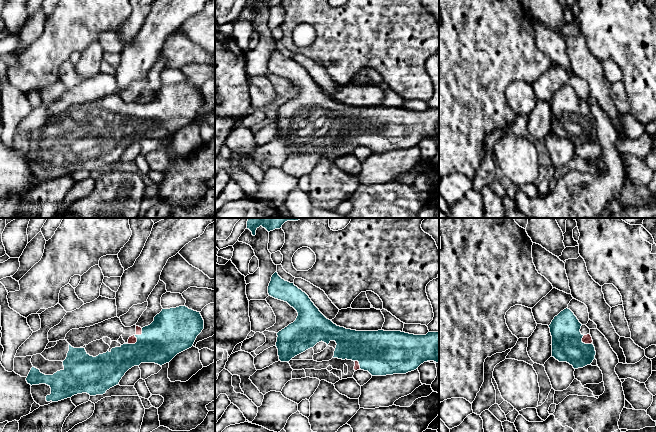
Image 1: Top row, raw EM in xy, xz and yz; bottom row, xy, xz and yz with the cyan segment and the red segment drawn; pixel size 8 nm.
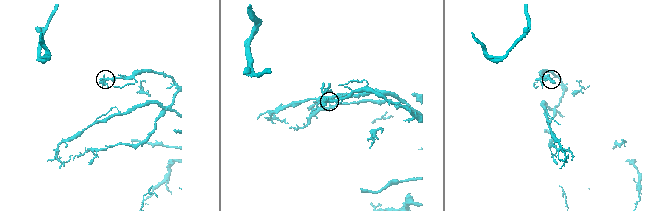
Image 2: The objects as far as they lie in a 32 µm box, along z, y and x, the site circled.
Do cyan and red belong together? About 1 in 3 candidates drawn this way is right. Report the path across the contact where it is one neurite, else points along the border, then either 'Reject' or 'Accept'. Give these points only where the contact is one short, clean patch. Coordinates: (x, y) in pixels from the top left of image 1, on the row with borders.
Path across: xy (166, 336), (135, 336), (132, 340). Accept

